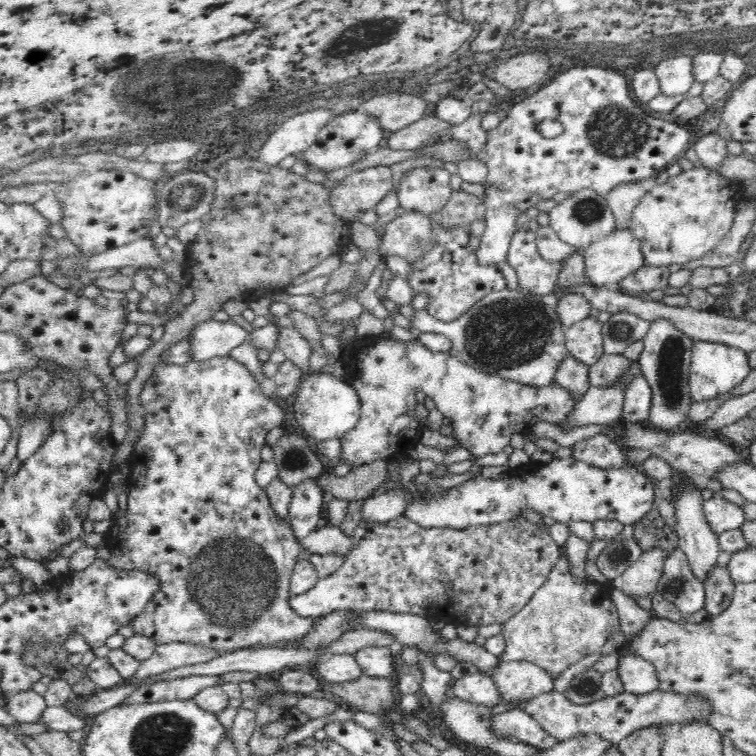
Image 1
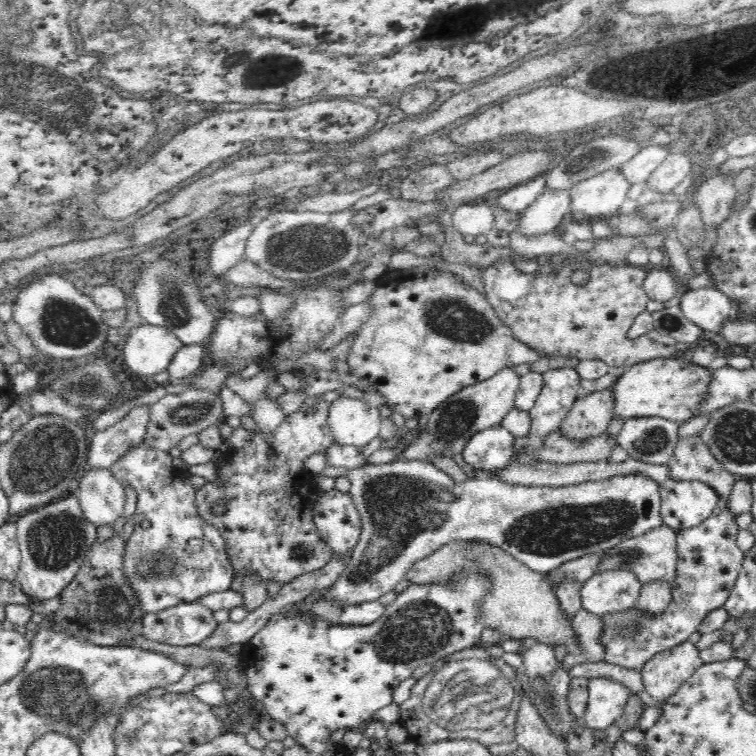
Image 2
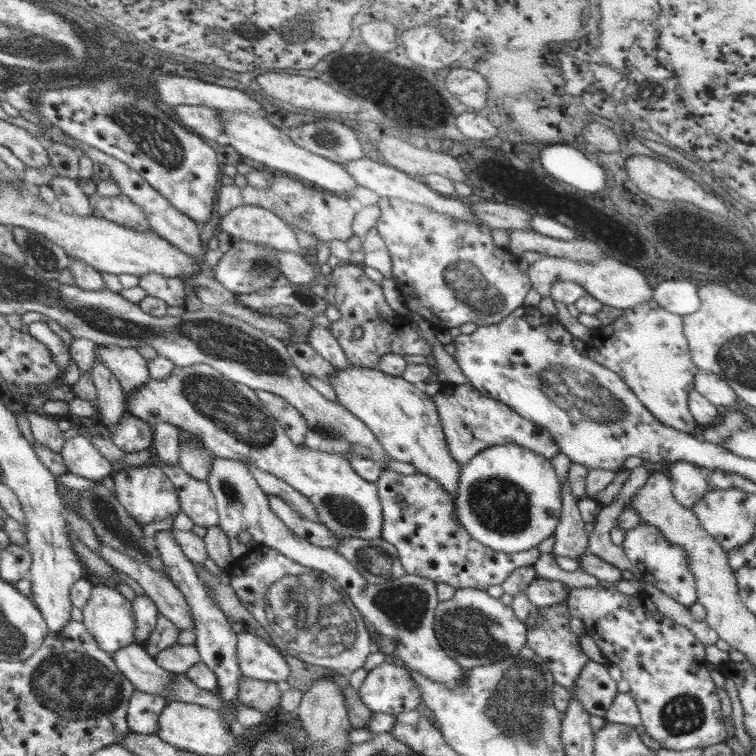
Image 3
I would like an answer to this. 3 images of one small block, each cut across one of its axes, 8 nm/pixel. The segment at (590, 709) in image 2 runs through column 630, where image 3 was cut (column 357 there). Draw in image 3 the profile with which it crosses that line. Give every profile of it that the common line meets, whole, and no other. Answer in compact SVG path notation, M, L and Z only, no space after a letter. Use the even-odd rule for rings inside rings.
M387 661L367 672L357 694L360 702L372 713L384 712L394 716L416 710L423 698L409 669L399 662Z

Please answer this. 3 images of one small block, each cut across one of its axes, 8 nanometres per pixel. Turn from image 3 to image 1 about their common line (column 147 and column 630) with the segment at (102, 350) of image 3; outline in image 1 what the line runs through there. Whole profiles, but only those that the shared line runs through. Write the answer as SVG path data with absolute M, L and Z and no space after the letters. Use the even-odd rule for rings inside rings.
M638 359L619 378L619 381L603 387L590 385L590 388L577 401L576 408L568 418L560 424L564 429L573 429L587 424L609 424L621 419L624 404L624 388L626 384L641 374Z

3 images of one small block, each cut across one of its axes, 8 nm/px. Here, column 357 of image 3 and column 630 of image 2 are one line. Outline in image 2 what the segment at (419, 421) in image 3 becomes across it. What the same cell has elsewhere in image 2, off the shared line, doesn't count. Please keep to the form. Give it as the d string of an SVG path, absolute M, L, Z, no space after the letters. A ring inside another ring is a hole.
M656 358L627 367L611 387L614 393L614 415L618 415L623 421L632 417L662 417L679 424L684 423L700 414L700 402L706 398L712 374L713 371L709 371L708 368L702 368L682 358Z

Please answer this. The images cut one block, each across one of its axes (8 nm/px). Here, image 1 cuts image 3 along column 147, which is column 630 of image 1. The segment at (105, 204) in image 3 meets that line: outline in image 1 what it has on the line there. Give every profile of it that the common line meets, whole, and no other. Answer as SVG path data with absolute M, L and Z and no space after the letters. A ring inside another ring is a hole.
M694 167L682 171L676 176L668 177L666 182L656 185L650 192L647 192L638 202L638 206L634 208L628 229L640 242L646 266L684 265L706 256L719 246L720 242L730 233L738 202L744 198L746 195L741 183L734 183L720 175L716 170Z

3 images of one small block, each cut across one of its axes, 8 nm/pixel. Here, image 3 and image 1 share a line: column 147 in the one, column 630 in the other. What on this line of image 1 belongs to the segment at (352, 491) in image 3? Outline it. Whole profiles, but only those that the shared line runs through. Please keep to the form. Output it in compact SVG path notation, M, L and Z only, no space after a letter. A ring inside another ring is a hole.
M638 374L624 388L622 422L646 423L652 406L652 389L644 375Z

